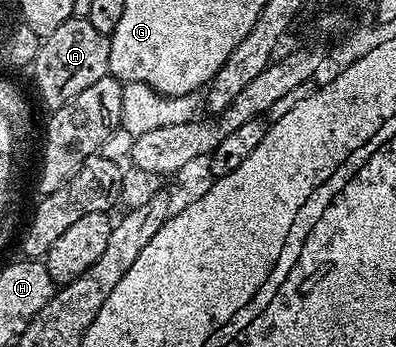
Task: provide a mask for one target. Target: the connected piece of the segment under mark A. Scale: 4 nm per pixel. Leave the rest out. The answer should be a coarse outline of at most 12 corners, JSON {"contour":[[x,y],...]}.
{"contour":[[87,19],[41,39],[30,73],[55,110],[109,75],[109,37]]}

